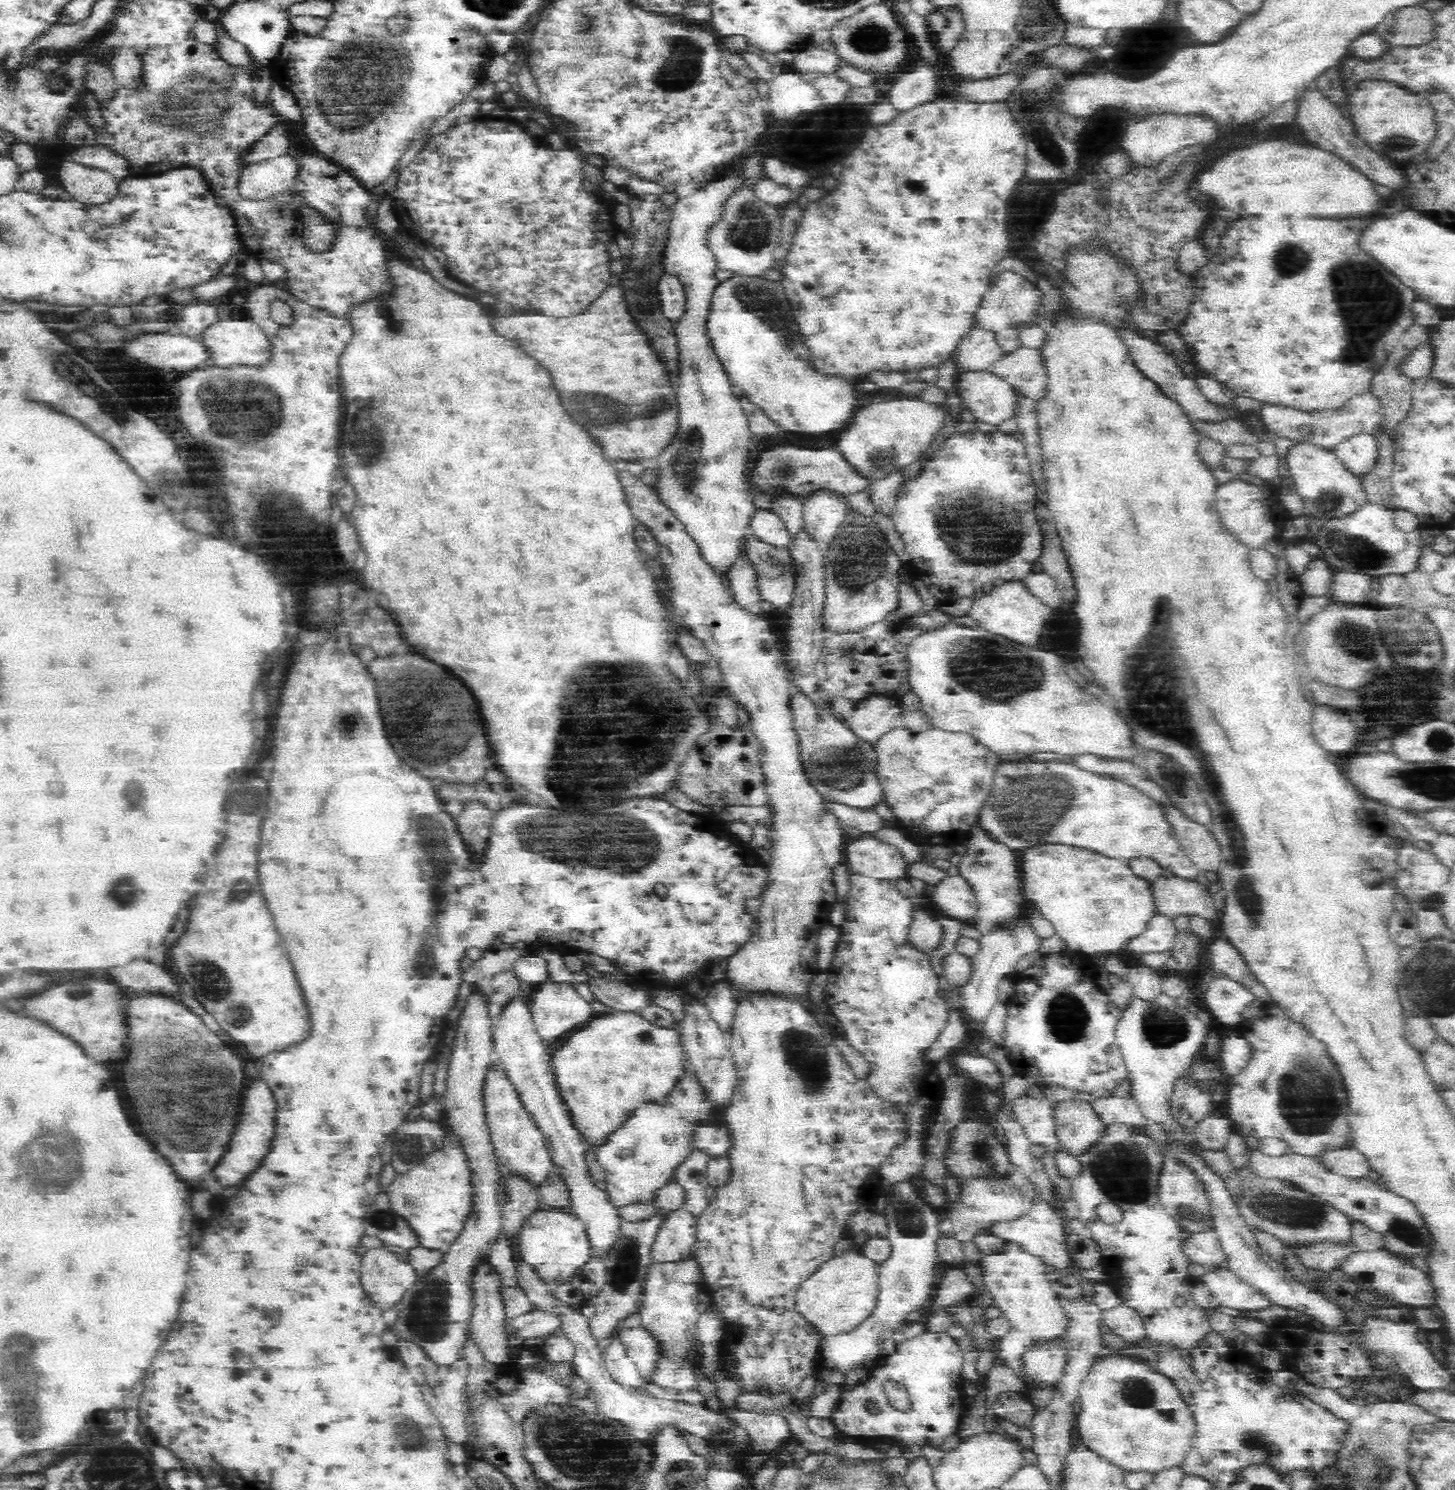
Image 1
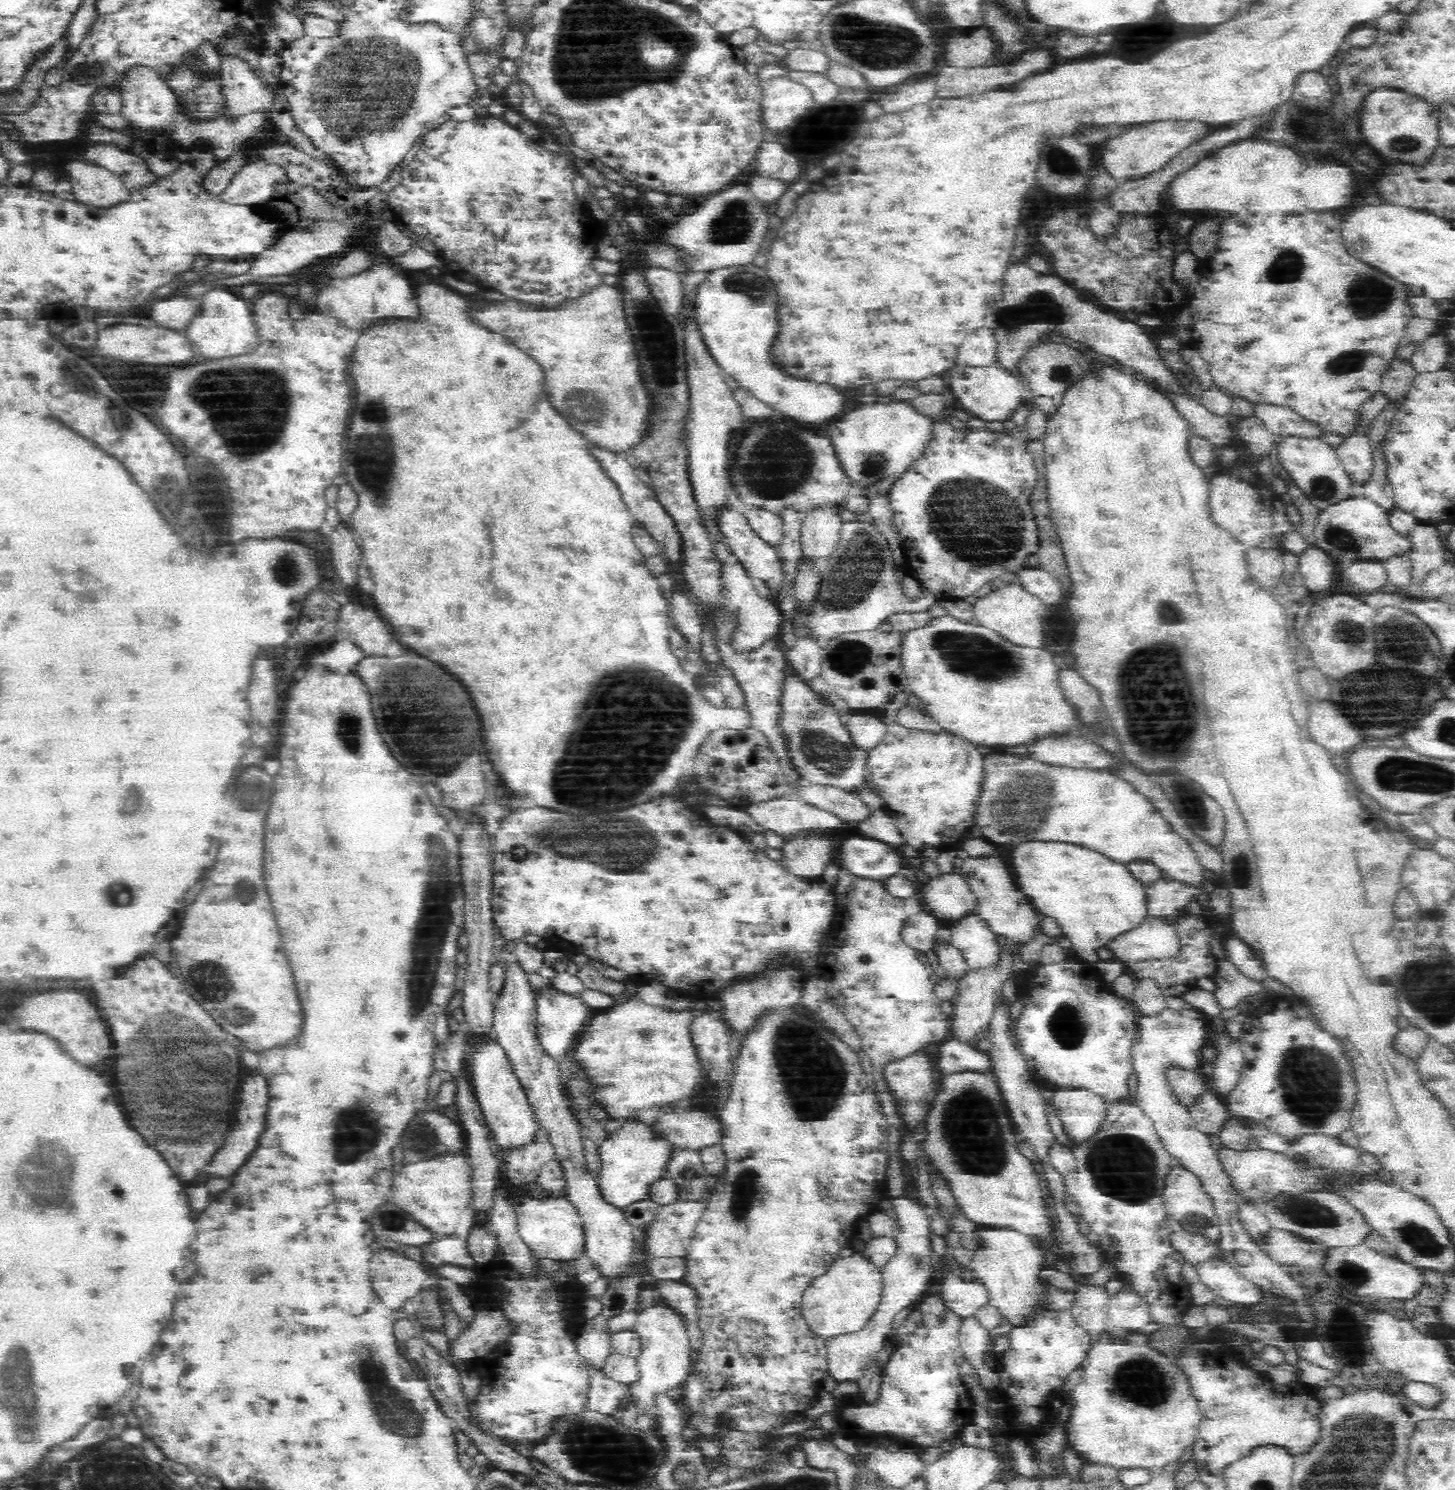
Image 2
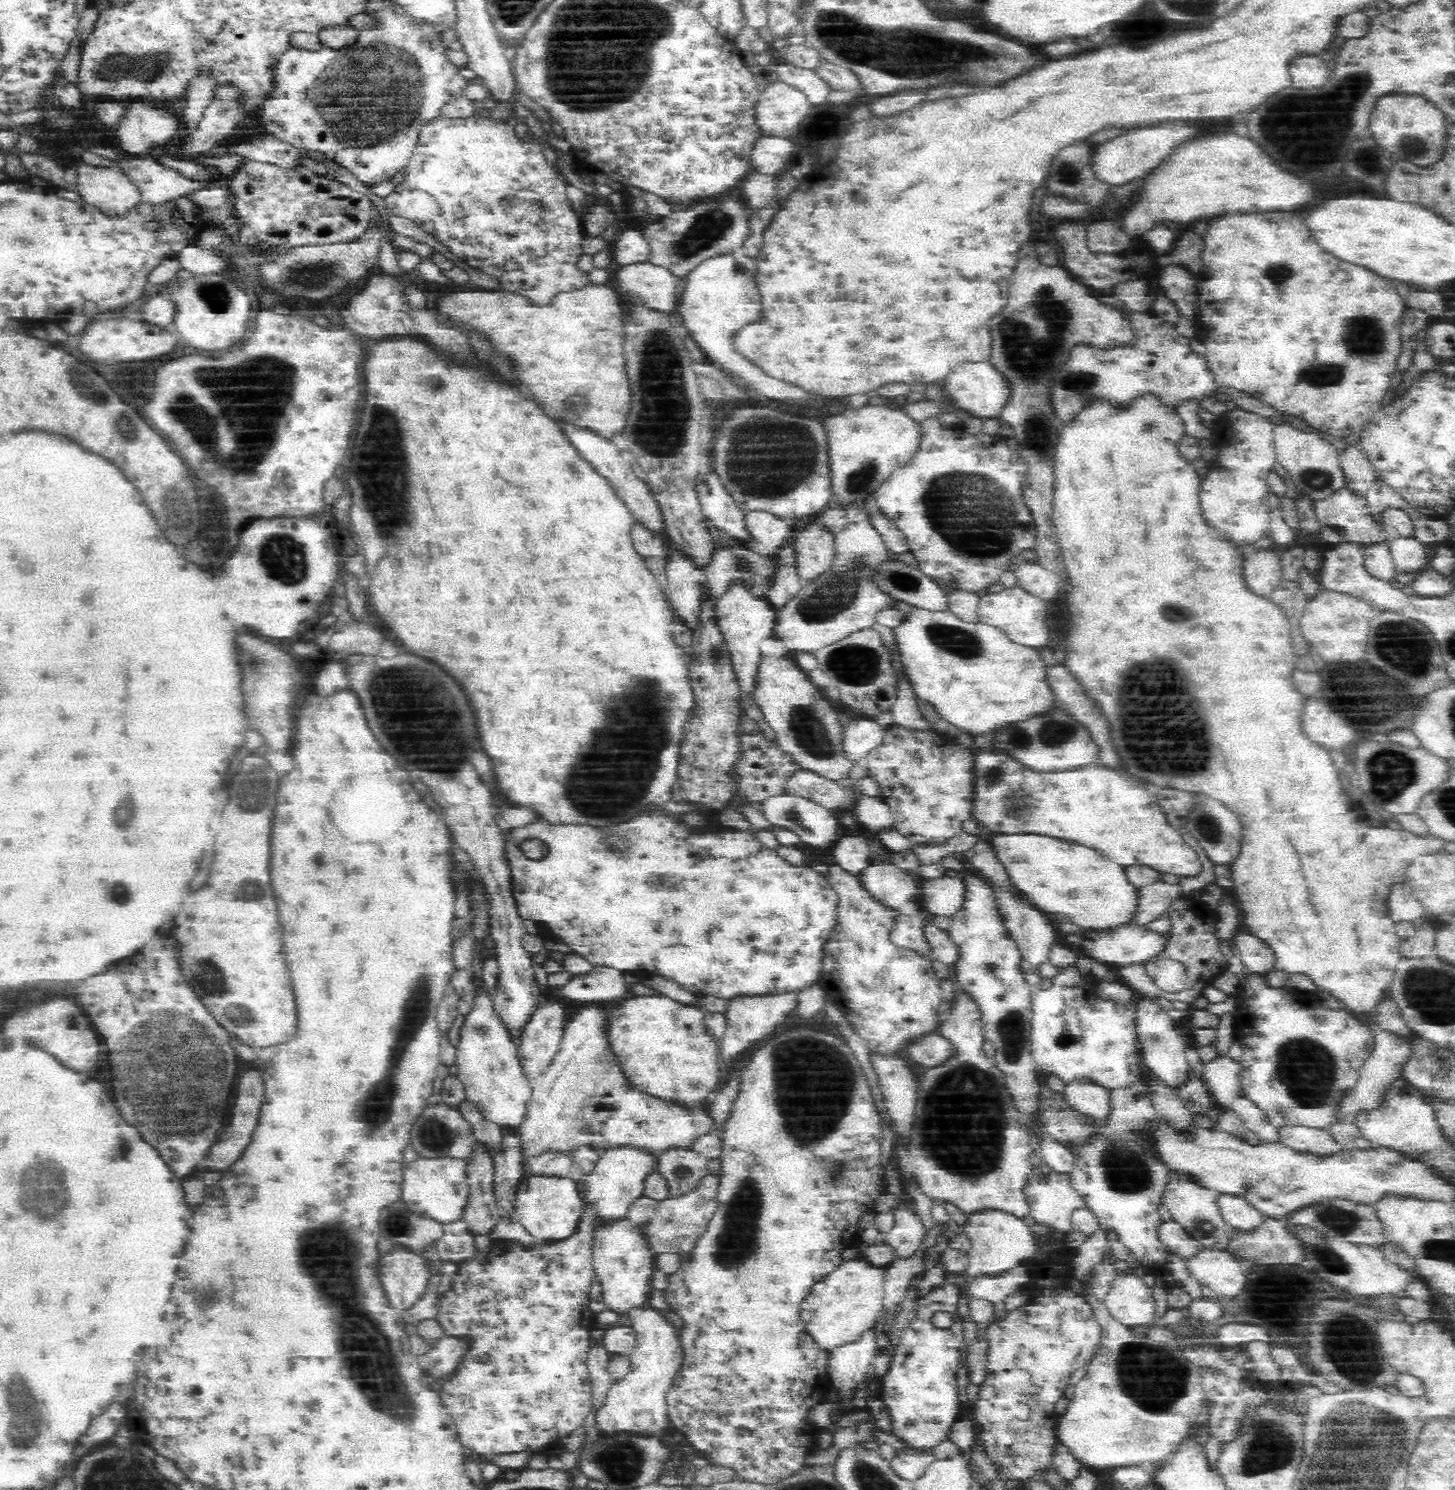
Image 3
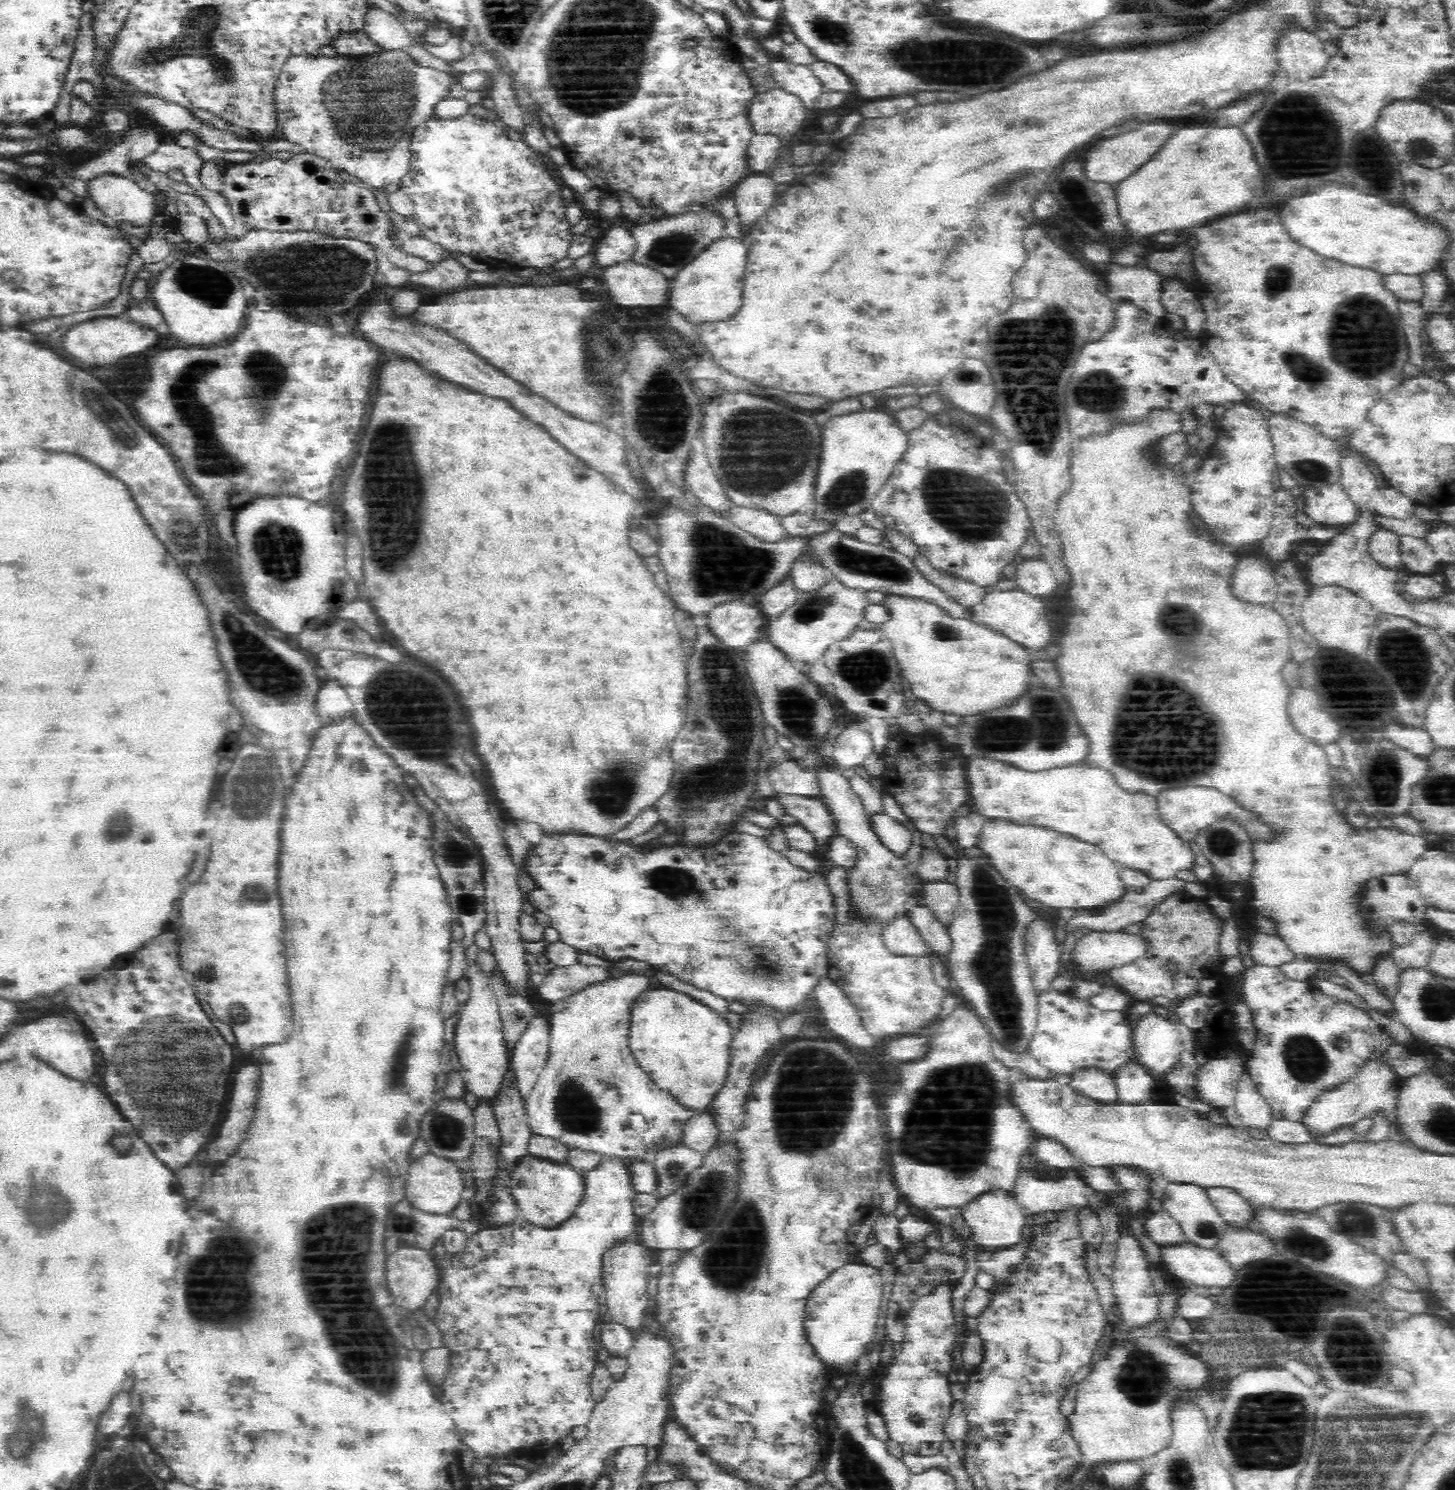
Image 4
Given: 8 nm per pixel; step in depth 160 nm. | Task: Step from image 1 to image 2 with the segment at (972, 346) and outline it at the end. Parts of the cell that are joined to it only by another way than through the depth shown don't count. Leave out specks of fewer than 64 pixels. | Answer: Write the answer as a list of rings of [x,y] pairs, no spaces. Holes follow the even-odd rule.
[[[990,328],[968,334],[958,352],[958,364],[964,367],[989,367],[997,364],[997,340]]]

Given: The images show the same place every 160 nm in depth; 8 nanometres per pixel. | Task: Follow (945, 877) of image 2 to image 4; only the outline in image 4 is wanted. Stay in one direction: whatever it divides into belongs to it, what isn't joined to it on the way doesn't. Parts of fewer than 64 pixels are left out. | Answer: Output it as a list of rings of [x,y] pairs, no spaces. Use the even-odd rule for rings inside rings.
[[[945,880],[927,881],[922,885],[924,904],[945,925],[952,922],[960,904],[960,891],[955,883]]]

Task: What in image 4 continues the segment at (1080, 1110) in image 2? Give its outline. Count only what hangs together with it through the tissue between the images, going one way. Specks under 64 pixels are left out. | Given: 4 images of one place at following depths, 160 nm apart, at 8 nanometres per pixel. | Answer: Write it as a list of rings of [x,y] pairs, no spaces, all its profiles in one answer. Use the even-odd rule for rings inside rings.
[[[1080,1070],[1071,1076],[1069,1087],[1079,1096],[1094,1100],[1097,1104],[1118,1103],[1115,1080],[1098,1070]]]

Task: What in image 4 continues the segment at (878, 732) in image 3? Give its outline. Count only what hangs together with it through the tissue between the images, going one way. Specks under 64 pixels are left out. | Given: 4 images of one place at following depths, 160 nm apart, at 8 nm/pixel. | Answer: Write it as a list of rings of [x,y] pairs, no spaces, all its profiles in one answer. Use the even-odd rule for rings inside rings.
[[[858,722],[840,727],[830,750],[835,768],[853,768],[864,764],[865,758],[874,752],[870,732],[862,730]]]

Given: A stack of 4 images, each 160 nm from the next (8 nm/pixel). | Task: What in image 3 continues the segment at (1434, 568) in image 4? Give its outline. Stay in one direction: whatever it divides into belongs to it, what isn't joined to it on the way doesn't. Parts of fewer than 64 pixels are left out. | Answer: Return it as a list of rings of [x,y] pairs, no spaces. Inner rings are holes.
[[[1398,537],[1388,543],[1388,551],[1392,555],[1396,572],[1416,572],[1422,566],[1428,565],[1424,547],[1414,537]]]

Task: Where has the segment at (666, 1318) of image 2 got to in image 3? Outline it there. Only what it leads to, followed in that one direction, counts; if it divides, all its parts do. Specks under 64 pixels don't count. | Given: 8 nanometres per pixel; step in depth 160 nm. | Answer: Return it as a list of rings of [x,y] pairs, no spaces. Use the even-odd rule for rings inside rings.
[[[639,1309],[631,1316],[631,1327],[620,1325],[607,1328],[602,1341],[610,1353],[630,1356],[632,1372],[615,1381],[605,1396],[604,1404],[594,1411],[591,1419],[596,1420],[597,1428],[605,1432],[626,1430],[644,1435],[658,1436],[658,1432],[667,1435],[671,1432],[667,1394],[684,1362],[681,1333],[658,1309]]]

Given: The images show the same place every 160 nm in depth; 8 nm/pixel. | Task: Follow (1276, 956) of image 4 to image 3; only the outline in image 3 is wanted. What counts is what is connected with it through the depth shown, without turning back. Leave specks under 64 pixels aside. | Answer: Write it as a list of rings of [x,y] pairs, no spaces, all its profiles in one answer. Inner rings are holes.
[[[1238,933],[1234,935],[1231,945],[1237,957],[1244,964],[1244,968],[1248,968],[1248,972],[1254,975],[1264,975],[1272,970],[1274,957],[1272,957],[1270,949],[1251,934]]]

